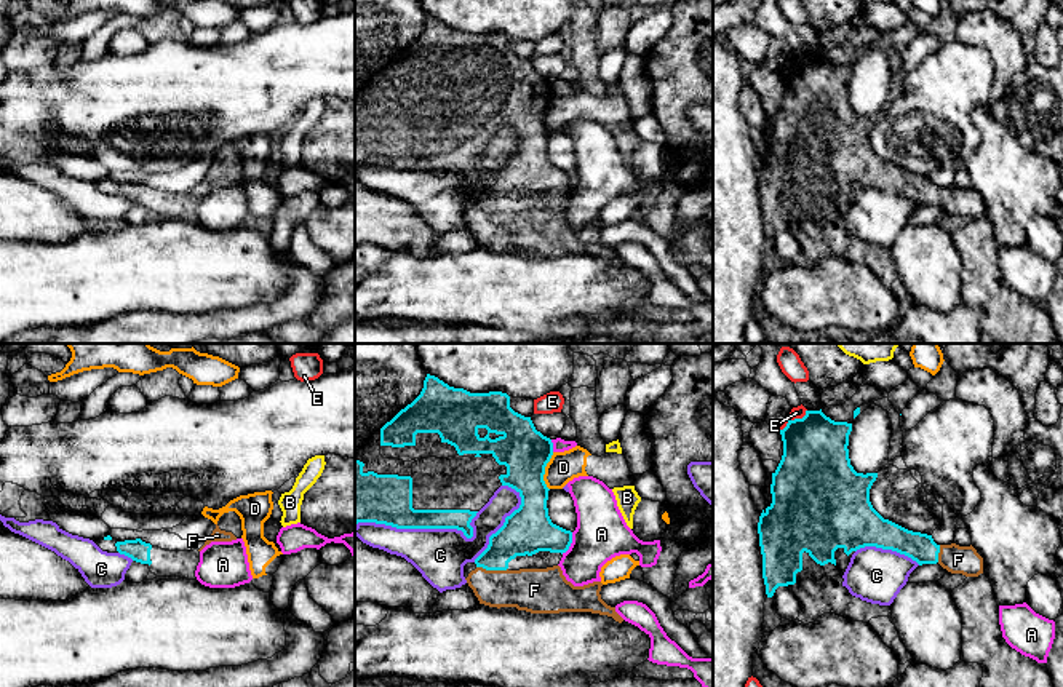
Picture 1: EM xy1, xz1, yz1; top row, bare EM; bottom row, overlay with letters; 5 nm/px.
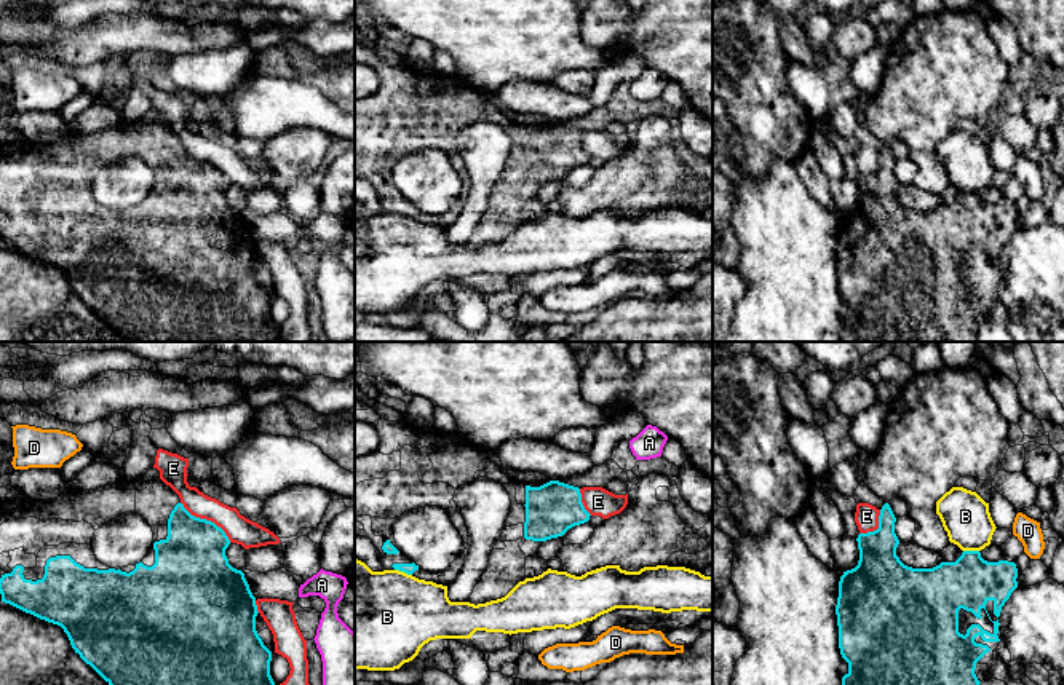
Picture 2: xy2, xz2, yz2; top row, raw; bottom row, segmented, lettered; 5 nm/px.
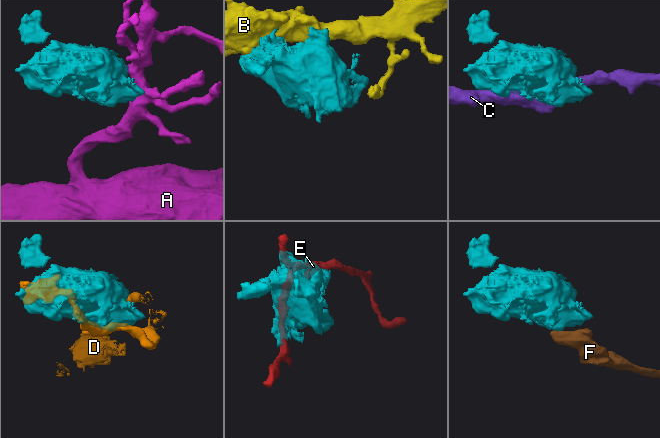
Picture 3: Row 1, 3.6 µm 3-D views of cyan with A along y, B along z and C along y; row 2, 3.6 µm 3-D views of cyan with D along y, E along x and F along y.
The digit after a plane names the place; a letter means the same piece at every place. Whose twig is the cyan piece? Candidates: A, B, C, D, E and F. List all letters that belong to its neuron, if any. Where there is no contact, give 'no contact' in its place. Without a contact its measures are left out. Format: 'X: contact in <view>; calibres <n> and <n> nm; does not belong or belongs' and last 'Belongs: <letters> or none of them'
A: contact in xz1; calibres 240 and 260 nm; does not belong
B: contact in xz2; calibres 60 and 460 nm; does not belong
C: contact in xz1; calibres 260 and 260 nm; does not belong
D: contact in xz1; calibres 240 and 160 nm; does not belong
E: contact in xy2; calibres 360 and 140 nm; does not belong
F: contact in xz1; calibres 220 and 220 nm; belongs
Belongs: F

